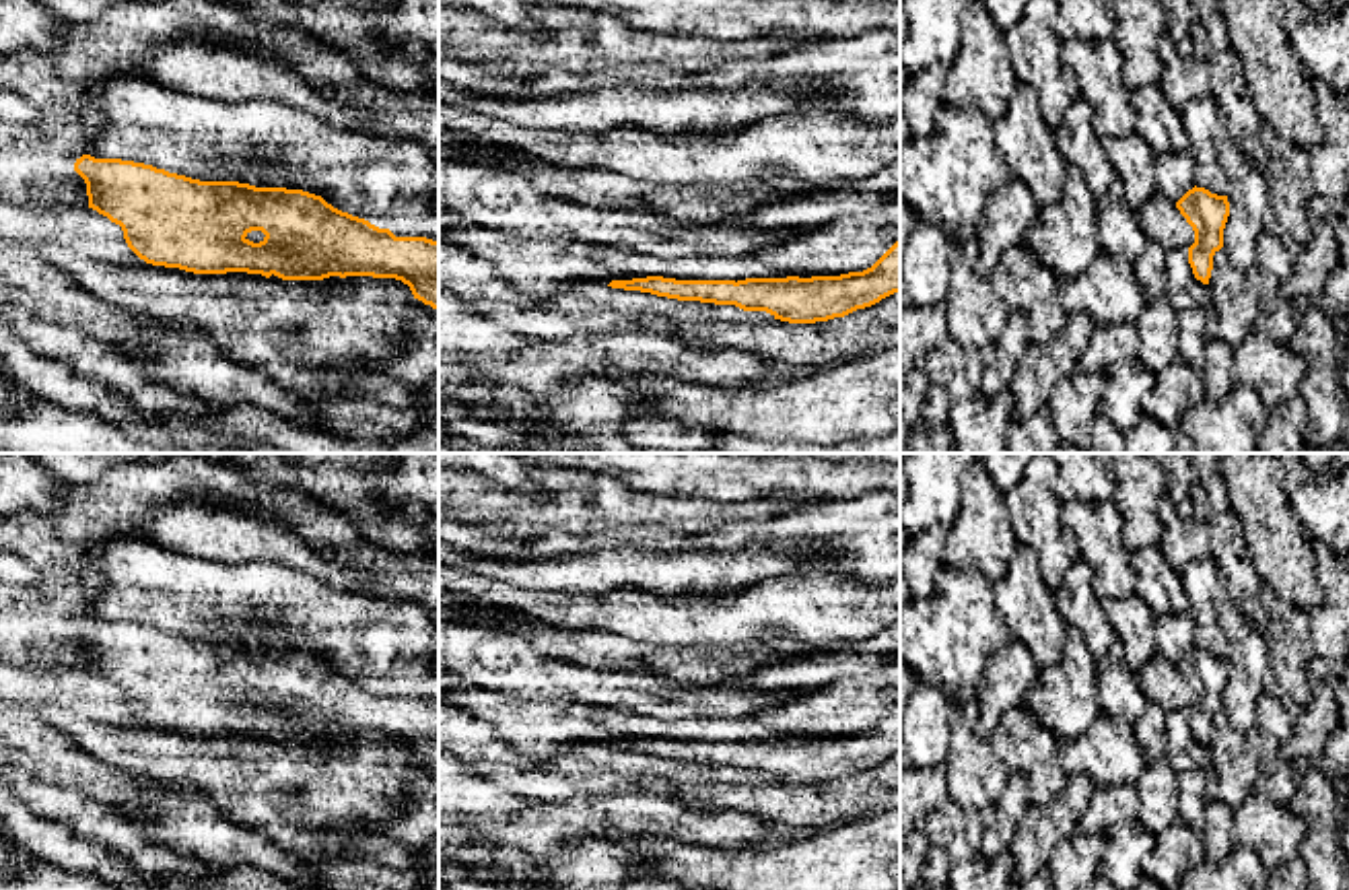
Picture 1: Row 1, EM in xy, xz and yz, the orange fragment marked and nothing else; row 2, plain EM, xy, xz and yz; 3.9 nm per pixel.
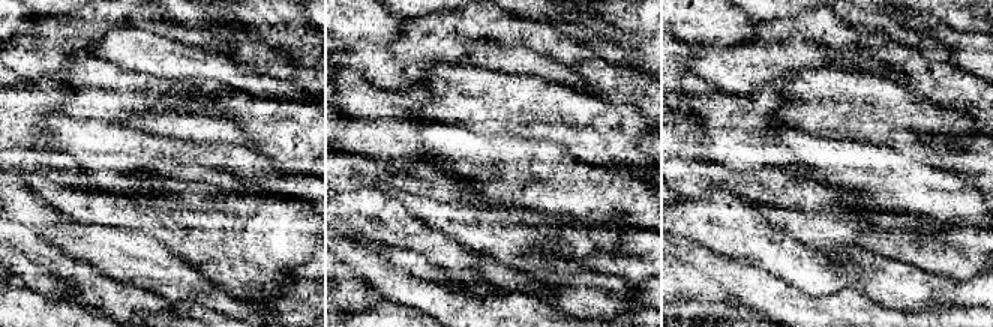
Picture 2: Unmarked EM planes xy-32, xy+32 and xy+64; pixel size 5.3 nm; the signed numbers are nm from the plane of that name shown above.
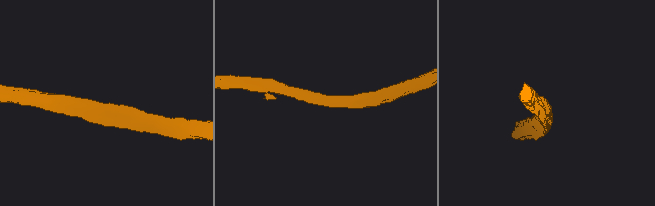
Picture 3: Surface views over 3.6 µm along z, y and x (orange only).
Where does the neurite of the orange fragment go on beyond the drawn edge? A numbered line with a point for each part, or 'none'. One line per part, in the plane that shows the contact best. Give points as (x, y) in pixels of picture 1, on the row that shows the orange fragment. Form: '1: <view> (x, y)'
none

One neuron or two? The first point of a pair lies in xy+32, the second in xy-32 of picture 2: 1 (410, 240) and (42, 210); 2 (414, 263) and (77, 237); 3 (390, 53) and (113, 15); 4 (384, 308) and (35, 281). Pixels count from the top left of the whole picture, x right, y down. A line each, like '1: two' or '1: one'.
1: one
2: two
3: one
4: two

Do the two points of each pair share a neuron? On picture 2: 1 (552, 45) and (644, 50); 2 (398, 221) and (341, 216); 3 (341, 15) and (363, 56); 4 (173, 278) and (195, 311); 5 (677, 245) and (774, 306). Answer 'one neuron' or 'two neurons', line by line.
1: two neurons
2: one neuron
3: two neurons
4: two neurons
5: two neurons

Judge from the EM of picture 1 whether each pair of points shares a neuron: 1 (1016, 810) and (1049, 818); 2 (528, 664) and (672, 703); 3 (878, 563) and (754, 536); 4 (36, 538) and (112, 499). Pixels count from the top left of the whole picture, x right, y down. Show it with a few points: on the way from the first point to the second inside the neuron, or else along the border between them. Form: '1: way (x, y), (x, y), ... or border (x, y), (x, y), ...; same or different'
1: border (1030, 804), (1008, 847); different
2: way (563, 678), (637, 693); same
3: way (847, 532), (785, 530); same
4: way (54, 534), (71, 534), (93, 511); same

